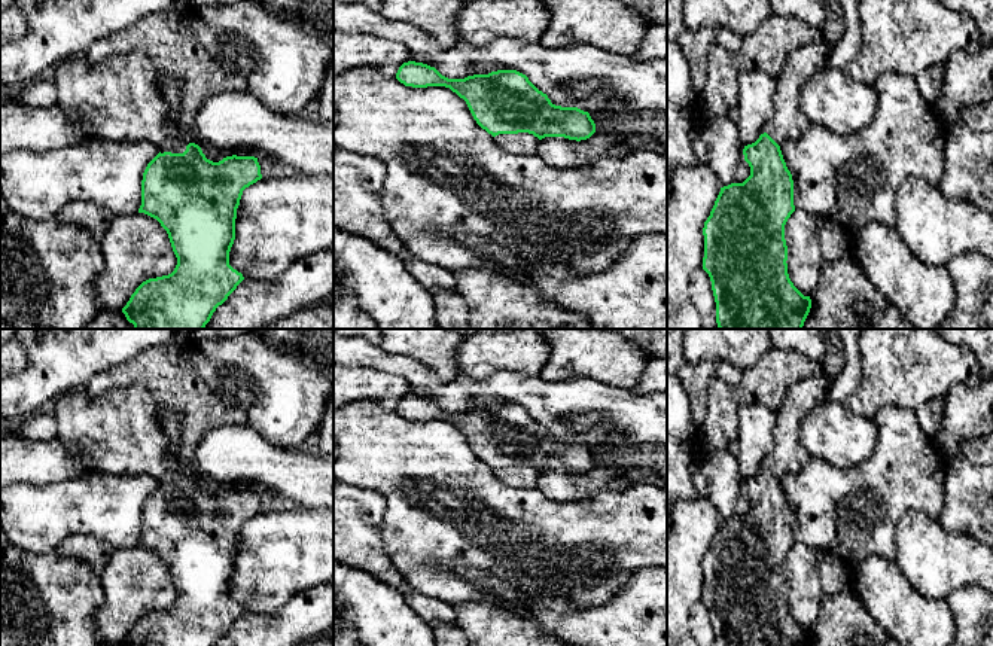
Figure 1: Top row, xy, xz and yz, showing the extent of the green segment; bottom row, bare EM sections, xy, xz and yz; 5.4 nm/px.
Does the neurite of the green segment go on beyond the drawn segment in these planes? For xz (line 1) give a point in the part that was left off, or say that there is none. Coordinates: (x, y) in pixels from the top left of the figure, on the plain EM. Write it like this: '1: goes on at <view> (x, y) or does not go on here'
1: does not go on here

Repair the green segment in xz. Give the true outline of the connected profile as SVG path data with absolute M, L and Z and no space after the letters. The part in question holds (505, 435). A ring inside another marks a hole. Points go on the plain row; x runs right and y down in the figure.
M403 396L396 412L405 420L445 420L463 432L476 457L493 470L529 466L539 473L564 470L587 473L596 466L588 445L551 436L526 408L517 403L497 403L464 412L448 412L423 396Z

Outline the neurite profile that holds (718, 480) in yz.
M734 448L704 454L701 466L692 472L692 482L716 508L721 521L743 517L750 509Z

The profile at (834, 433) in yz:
M825 403L799 423L799 442L810 458L822 458L838 469L866 460L877 444L874 420L856 415L844 403Z

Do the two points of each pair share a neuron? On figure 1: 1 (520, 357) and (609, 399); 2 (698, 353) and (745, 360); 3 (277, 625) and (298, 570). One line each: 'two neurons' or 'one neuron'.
1: two neurons
2: one neuron
3: two neurons

